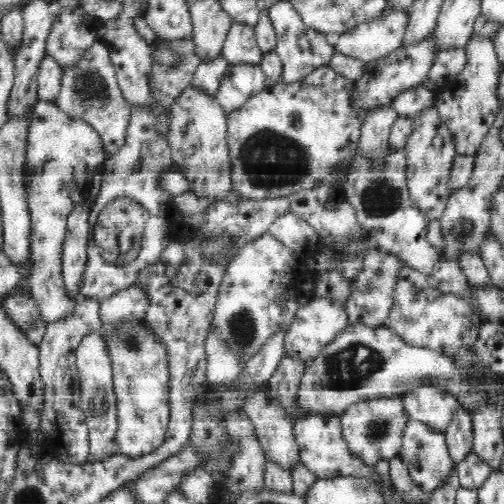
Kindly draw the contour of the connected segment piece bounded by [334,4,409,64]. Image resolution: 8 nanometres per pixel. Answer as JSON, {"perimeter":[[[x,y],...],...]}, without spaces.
{"perimeter":[[[388,4],[388,10],[380,16],[342,32],[334,39],[335,50],[344,56],[358,58],[364,64],[380,60],[402,46],[408,21],[408,12]]]}

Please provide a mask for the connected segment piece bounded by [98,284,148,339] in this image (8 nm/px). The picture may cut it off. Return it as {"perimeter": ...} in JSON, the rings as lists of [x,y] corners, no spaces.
{"perimeter":[[[134,284],[102,300],[100,303],[102,328],[98,333],[104,339],[108,338],[110,330],[114,330],[116,324],[120,324],[122,320],[136,321],[136,318],[145,318],[148,297],[144,292],[146,289],[142,285]]]}

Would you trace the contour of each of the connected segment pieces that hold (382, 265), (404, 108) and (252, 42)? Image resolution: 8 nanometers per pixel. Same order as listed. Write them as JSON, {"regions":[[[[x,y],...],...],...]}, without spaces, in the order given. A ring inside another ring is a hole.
{"regions":[[[[378,248],[367,251],[362,261],[364,268],[356,274],[350,286],[350,298],[345,306],[349,324],[365,324],[368,328],[380,328],[388,322],[389,312],[393,305],[393,294],[397,281],[398,271],[406,265],[403,260],[395,255],[388,255],[384,250]]],[[[423,84],[404,90],[391,105],[391,108],[402,117],[414,119],[425,109],[436,105],[435,91],[425,87]]],[[[233,22],[224,40],[223,55],[228,65],[255,64],[260,66],[263,52],[257,45],[255,29],[239,22]]]]}

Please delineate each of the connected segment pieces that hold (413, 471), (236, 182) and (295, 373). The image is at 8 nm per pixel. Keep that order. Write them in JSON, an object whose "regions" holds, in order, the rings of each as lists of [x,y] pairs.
{"regions":[[[[408,418],[406,426],[404,426],[402,450],[400,450],[399,457],[406,465],[410,478],[416,483],[416,486],[427,493],[435,492],[436,488],[440,488],[448,480],[448,476],[452,475],[452,468],[454,468],[454,461],[449,455],[444,435],[441,432],[432,431],[424,423],[412,418]]],[[[329,64],[312,70],[292,84],[276,83],[251,97],[227,118],[227,140],[232,166],[232,187],[242,199],[282,198],[322,185],[332,185],[340,164],[357,154],[361,124],[352,107],[354,82],[336,73]]],[[[284,355],[267,383],[267,398],[284,408],[292,406],[297,392],[300,390],[301,376],[304,374],[305,368],[306,365],[300,363],[293,356],[287,358]]]]}

